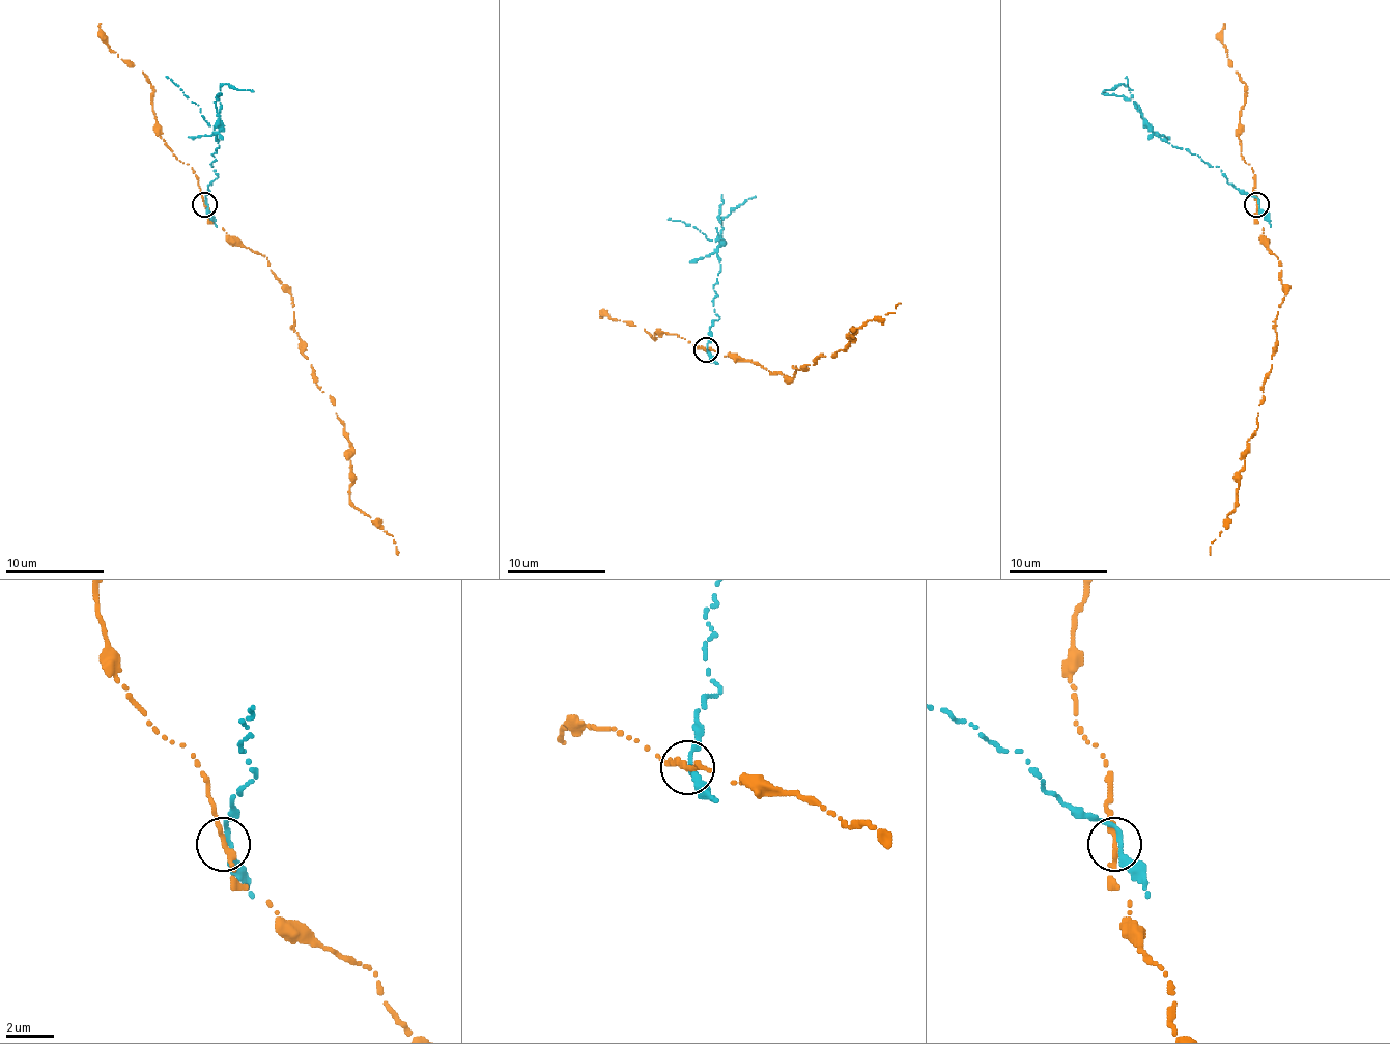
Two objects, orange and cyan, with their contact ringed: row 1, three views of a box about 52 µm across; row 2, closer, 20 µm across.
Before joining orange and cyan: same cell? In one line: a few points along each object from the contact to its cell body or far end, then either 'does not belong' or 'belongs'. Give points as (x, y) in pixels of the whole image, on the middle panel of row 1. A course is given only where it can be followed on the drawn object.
orange via (706, 349), (792, 378), (817, 357), (844, 351), (852, 330), (894, 312), (899, 303) | cyan via (706, 351), (711, 322), (718, 317), (713, 290), (721, 267), (721, 221), (756, 196) | does not belong

